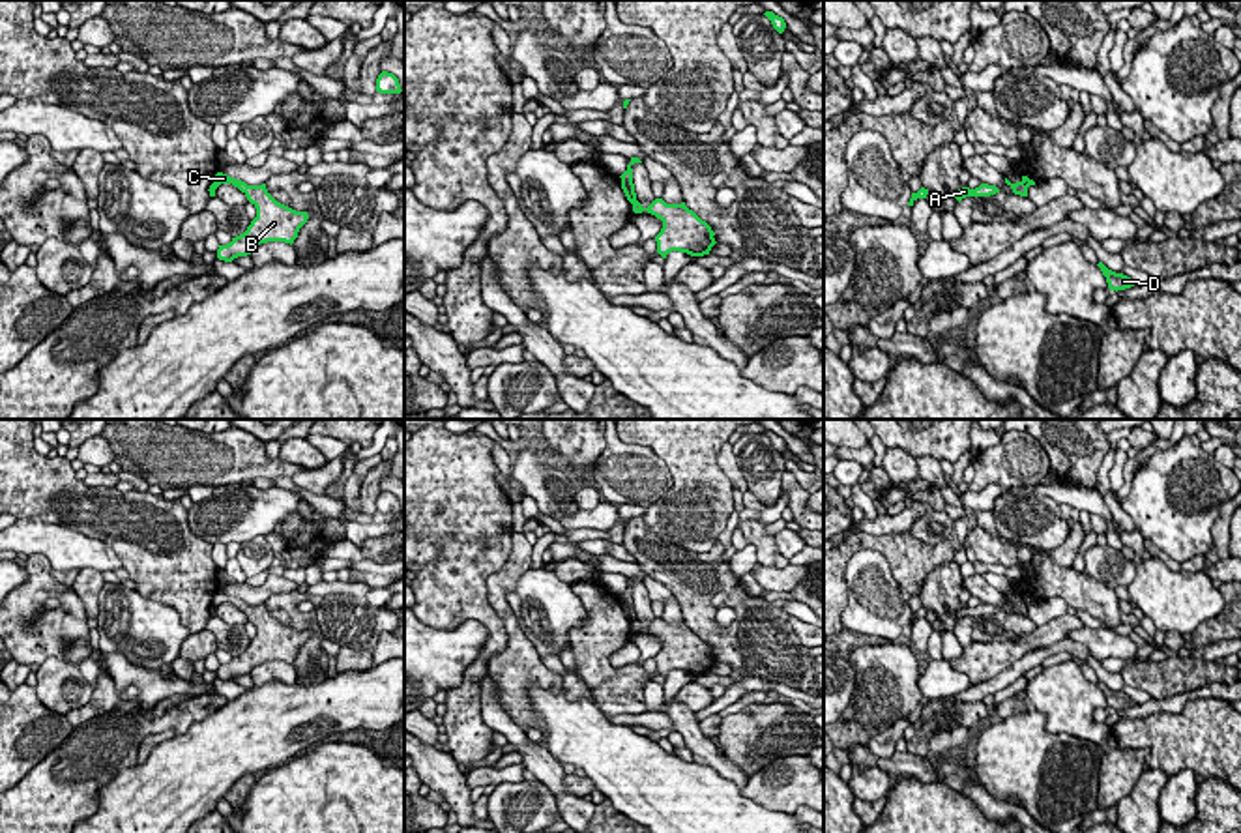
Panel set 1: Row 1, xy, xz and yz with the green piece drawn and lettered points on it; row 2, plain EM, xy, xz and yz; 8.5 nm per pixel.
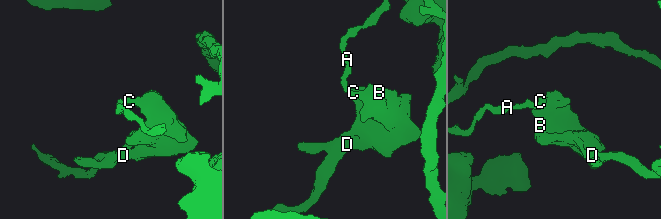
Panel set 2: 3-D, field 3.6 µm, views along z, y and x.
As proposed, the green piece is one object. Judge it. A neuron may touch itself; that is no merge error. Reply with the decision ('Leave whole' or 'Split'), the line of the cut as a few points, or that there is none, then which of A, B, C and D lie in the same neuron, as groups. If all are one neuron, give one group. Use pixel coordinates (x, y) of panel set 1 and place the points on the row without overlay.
Split. Split along yz (1022, 599), (1028, 605). Groups: A / B C D

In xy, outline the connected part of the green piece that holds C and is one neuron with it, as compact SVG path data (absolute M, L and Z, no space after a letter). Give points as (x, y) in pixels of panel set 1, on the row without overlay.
M223 592L213 595L213 605L232 603L238 606L247 620L256 627L256 636L251 640L247 650L230 663L219 665L217 678L232 681L238 676L247 676L255 666L268 661L294 663L299 648L307 642L307 631L296 631L281 621L277 621L262 605L247 605L241 599L230 597Z

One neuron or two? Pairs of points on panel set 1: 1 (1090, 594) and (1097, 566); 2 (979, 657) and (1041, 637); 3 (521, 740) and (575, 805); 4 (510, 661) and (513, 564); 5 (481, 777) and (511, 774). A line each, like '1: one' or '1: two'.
1: two
2: one
3: one
4: one
5: one

